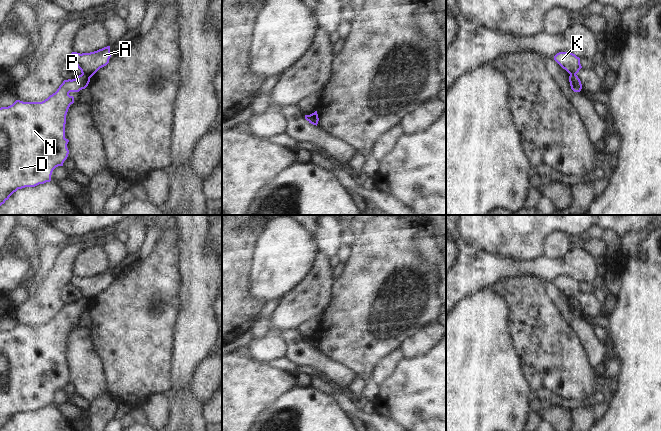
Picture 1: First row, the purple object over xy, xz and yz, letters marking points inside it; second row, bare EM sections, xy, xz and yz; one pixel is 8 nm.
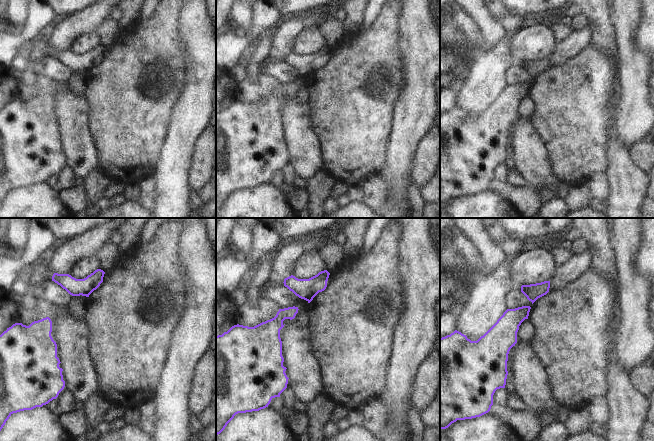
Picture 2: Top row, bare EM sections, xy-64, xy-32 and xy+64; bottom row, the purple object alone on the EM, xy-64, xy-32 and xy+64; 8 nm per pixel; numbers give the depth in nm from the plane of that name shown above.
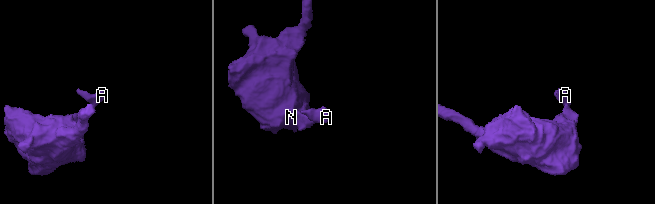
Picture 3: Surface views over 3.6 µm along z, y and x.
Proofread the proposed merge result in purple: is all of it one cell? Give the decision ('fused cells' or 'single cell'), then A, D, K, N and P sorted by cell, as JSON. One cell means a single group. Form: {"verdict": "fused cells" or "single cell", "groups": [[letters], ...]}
{"verdict": "fused cells", "groups": [["A", "K"], ["D", "N", "P"]]}

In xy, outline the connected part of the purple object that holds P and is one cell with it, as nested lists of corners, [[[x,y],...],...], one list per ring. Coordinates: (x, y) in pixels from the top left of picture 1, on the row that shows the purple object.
[[[81,74],[75,79],[64,80],[57,91],[42,102],[16,100],[12,105],[0,108],[0,206],[18,189],[50,182],[53,170],[63,166],[69,154],[69,140],[65,138],[66,115],[74,103],[74,97],[69,93],[85,89],[89,82],[90,77]]]

